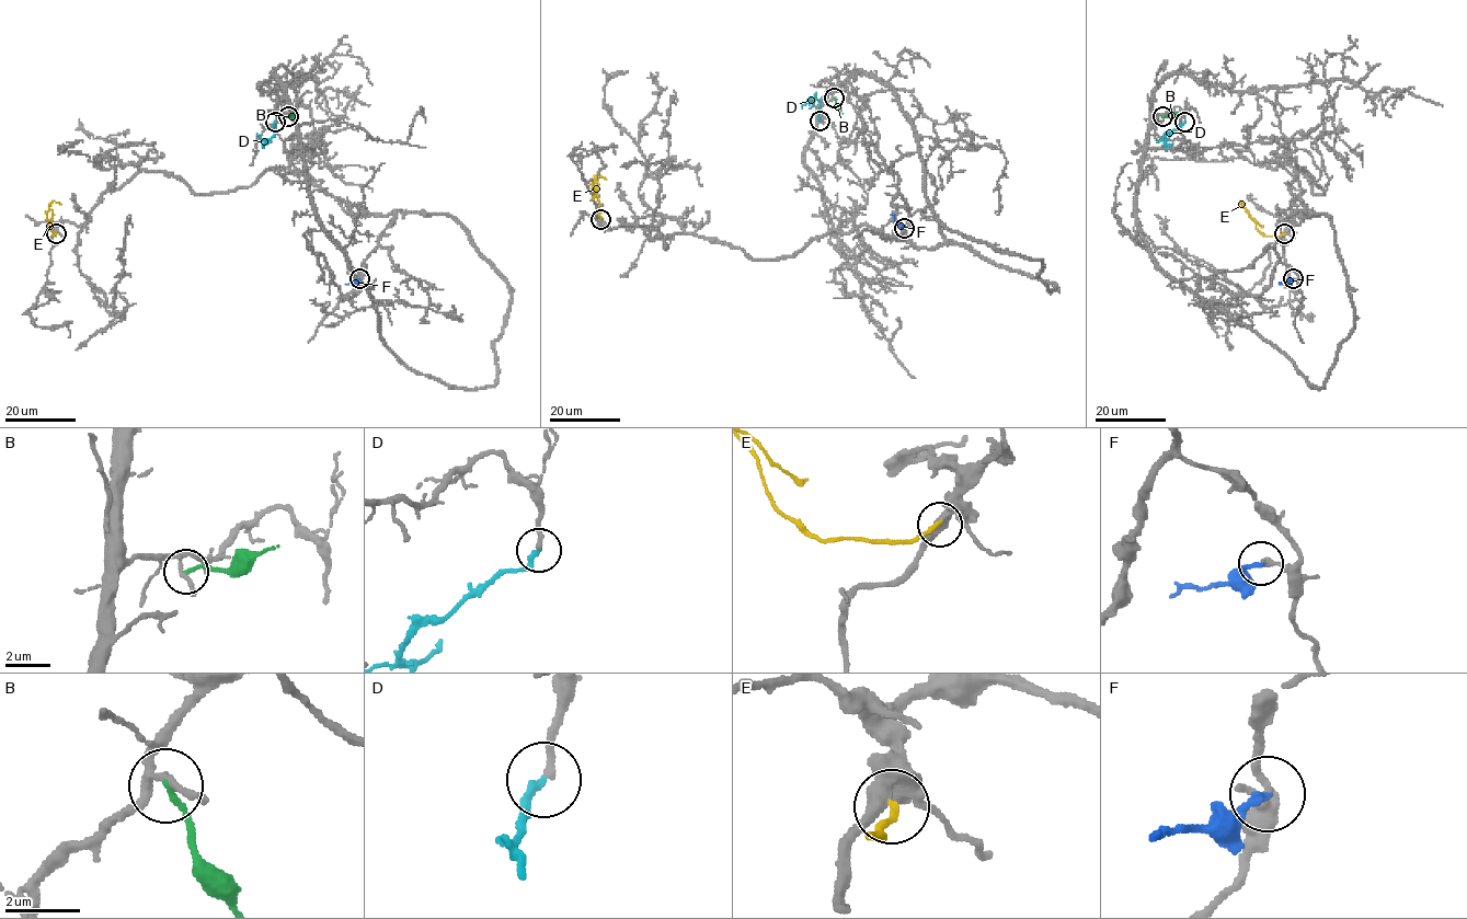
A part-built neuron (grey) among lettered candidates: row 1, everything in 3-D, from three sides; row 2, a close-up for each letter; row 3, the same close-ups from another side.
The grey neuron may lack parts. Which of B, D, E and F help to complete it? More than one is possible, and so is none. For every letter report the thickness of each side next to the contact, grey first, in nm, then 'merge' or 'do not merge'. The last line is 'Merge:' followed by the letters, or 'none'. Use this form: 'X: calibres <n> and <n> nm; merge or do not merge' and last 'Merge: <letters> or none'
B: calibres 130 and 150 nm; do not merge
D: calibres 200 and 200 nm; merge
E: calibres 400 and 180 nm; do not merge
F: calibres 200 and 220 nm; do not merge
Merge: D

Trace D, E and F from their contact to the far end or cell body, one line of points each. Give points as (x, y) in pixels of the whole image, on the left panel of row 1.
D: (275, 122), (274, 135), (268, 139), (262, 139), (256, 134)
E: (55, 233), (53, 234), (46, 214), (50, 209), (52, 222), (47, 226)
F: (359, 279), (346, 285)

